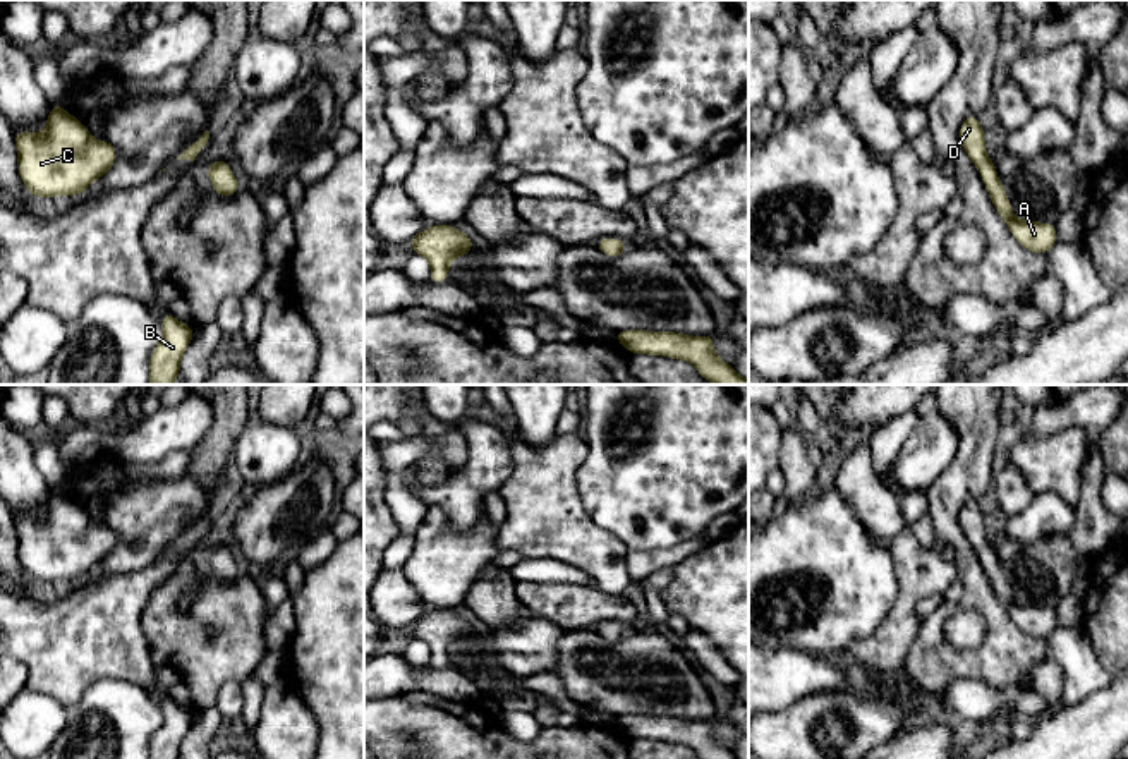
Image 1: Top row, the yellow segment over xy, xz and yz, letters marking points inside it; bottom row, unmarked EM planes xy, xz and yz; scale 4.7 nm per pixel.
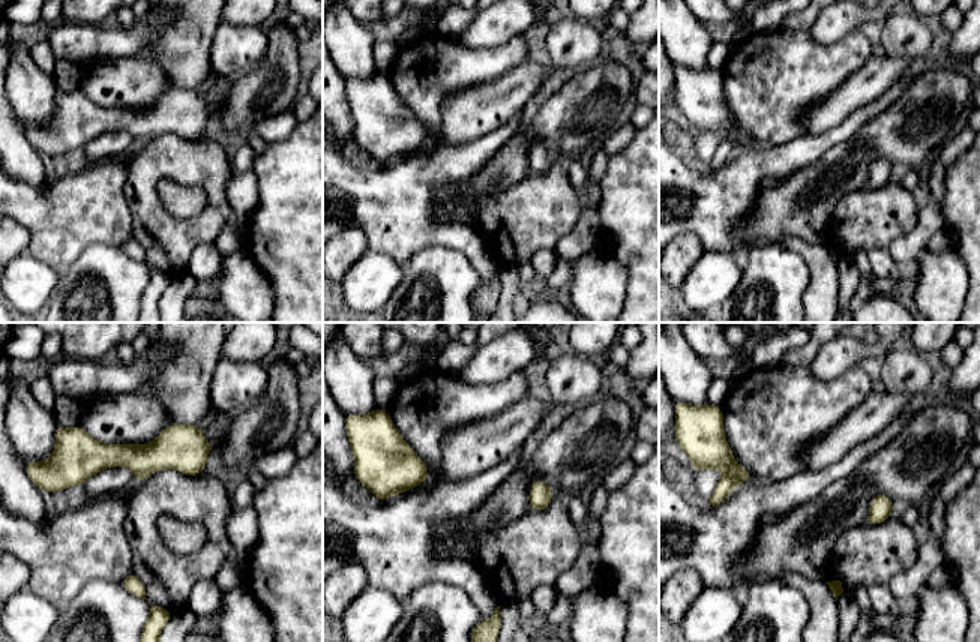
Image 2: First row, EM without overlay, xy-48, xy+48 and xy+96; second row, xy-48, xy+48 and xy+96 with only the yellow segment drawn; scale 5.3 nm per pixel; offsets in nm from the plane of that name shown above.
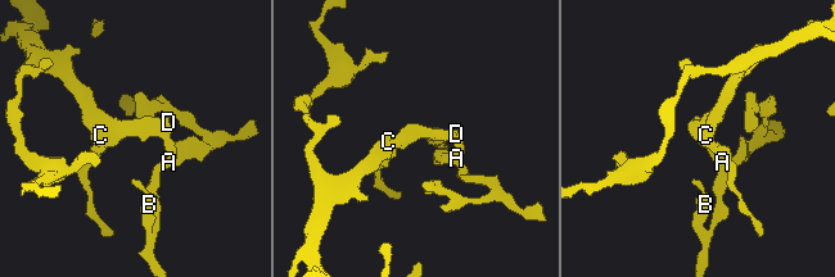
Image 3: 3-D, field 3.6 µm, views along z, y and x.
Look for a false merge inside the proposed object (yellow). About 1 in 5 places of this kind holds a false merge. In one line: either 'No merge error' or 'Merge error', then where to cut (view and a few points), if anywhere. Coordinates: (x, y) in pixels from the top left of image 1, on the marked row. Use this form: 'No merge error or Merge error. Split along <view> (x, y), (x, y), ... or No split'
No merge error. No split

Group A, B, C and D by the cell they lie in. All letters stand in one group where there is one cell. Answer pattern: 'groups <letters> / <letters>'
groups A B C D

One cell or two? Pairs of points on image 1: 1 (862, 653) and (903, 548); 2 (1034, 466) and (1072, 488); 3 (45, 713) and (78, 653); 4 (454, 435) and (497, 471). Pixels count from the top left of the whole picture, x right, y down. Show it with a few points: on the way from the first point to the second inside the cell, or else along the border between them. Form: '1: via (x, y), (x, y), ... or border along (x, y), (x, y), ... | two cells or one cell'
1: via (890, 631), (902, 619), (907, 600), (907, 576) | one cell
2: via (1043, 466), (1049, 466), (1063, 479) | one cell
3: border along (26, 686), (52, 696), (69, 708) | two cells
4: border along (455, 425), (466, 440), (466, 462), (462, 466) | two cells

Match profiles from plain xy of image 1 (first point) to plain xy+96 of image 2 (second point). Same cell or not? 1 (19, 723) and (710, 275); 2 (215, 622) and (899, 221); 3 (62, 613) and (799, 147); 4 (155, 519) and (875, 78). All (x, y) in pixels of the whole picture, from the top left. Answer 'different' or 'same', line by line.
1: same
2: same
3: same
4: same

